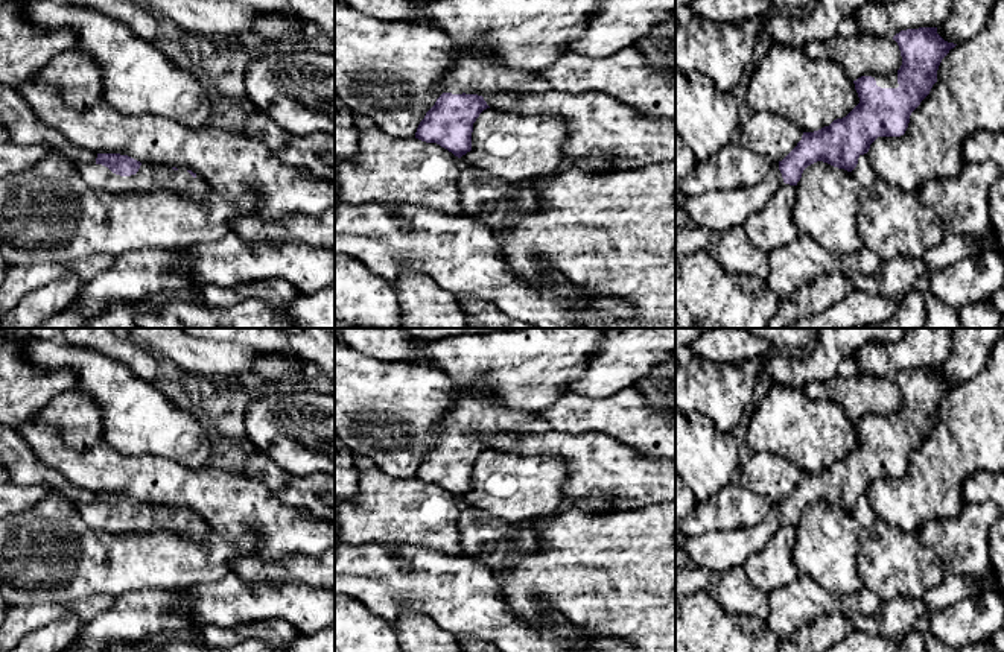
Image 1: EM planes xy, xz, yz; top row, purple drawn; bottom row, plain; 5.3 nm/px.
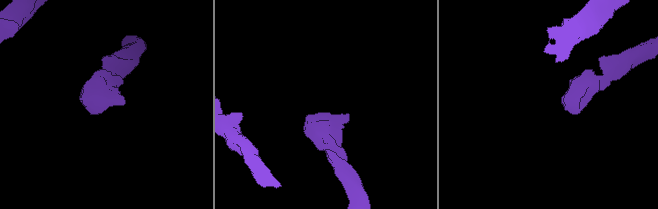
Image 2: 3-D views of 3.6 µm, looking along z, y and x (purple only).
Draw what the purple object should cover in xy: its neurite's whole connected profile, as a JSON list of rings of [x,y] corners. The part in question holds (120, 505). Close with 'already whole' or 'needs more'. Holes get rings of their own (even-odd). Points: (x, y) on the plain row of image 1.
[[[97,494],[94,505],[79,508],[84,521],[111,533],[173,532],[198,543],[208,541],[208,524],[192,511],[178,511],[140,502],[120,494]]]; needs more

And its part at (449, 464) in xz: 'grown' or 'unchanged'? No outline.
grown

